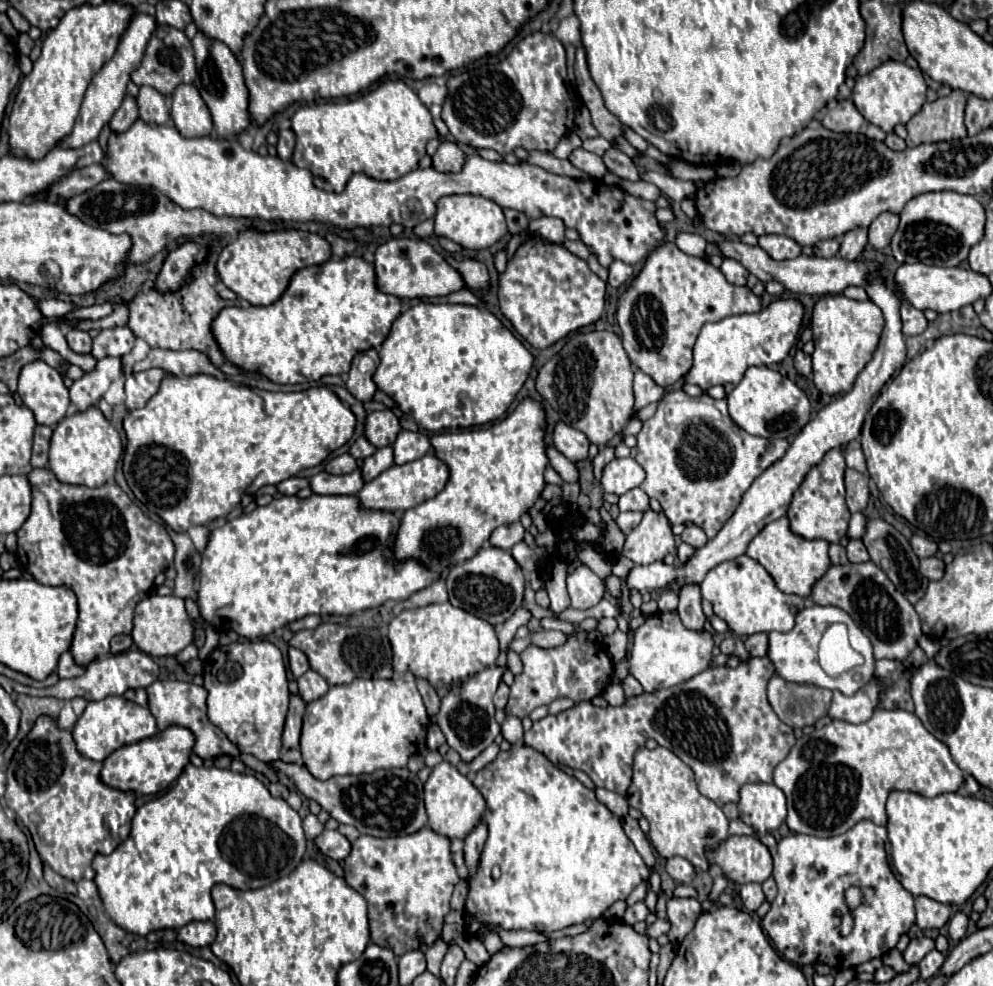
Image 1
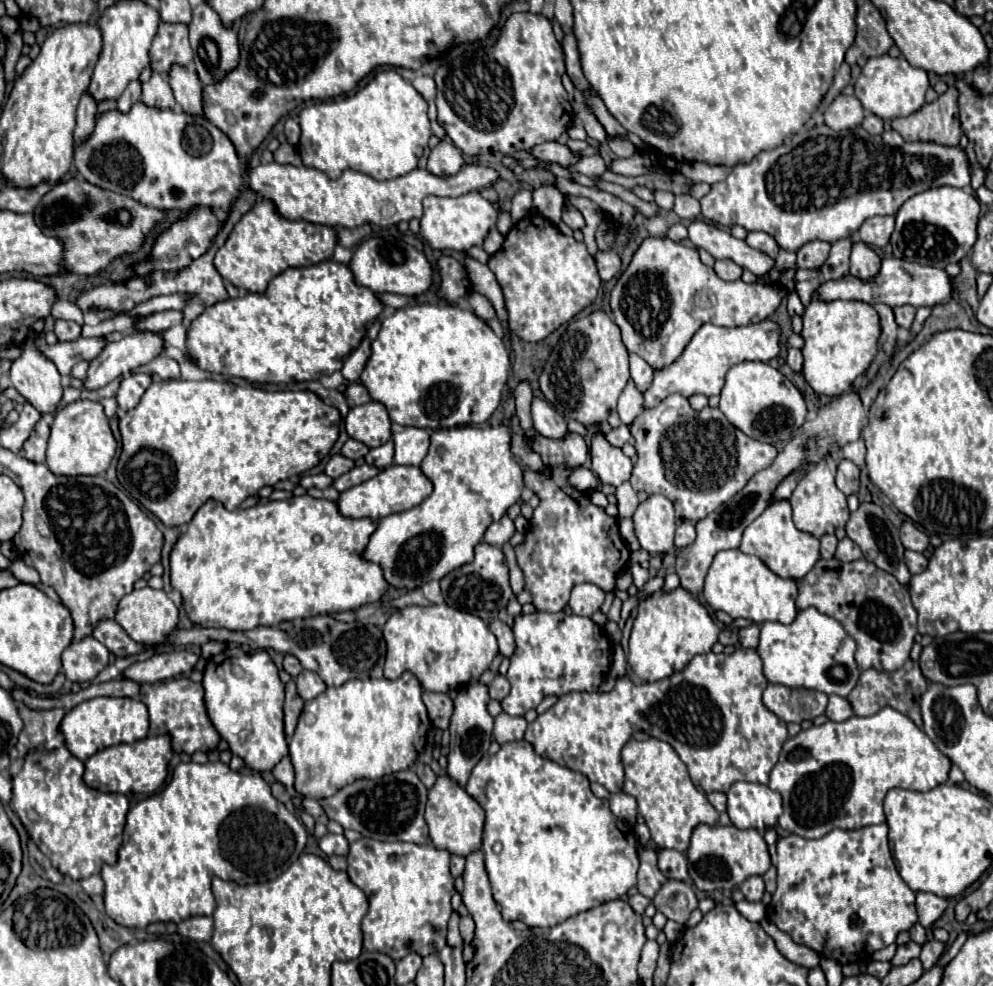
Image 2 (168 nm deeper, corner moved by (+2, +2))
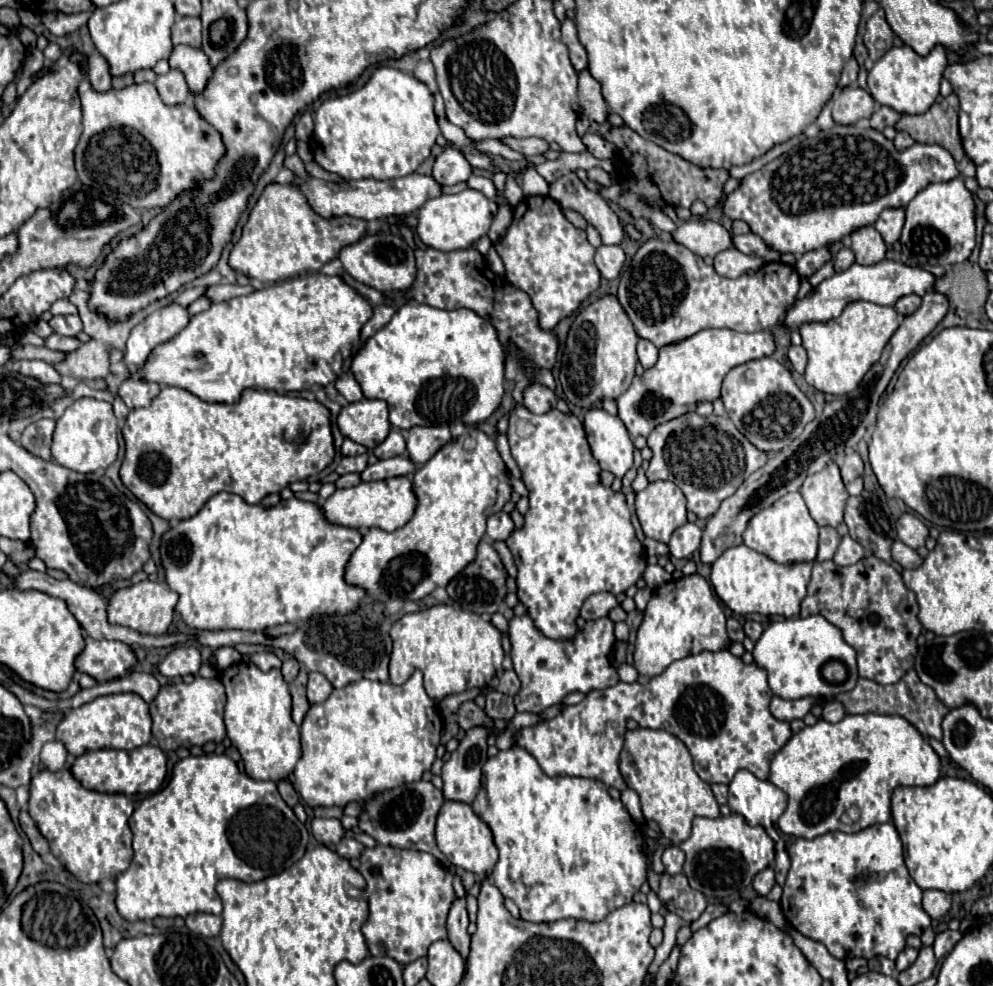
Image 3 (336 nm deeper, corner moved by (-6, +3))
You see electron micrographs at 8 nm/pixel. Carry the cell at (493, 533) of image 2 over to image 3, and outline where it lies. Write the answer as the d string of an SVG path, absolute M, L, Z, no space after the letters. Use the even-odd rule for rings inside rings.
M498 512L494 516L488 518L488 530L486 534L490 536L490 540L508 540L508 536L514 532L514 522L510 518L510 514L506 512Z

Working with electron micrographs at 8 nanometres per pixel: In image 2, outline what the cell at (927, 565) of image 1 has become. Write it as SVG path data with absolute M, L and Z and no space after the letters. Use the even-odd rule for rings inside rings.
M906 551L904 561L906 561L910 573L922 573L928 565L928 559L922 553L916 553L916 551Z

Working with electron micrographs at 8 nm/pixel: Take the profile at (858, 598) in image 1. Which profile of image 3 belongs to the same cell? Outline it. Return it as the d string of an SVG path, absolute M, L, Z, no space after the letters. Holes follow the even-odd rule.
M874 554L852 566L838 566L832 560L814 562L800 616L812 614L824 616L842 630L844 642L858 652L858 672L862 678L894 684L914 666L916 638L922 630L916 596L904 586L900 572Z

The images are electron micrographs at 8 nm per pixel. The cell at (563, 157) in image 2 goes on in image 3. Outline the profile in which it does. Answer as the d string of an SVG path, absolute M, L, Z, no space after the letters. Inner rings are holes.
M520 138L520 140L502 140L502 142L506 142L510 148L514 148L524 156L540 156L546 154L550 148L548 142L540 138Z

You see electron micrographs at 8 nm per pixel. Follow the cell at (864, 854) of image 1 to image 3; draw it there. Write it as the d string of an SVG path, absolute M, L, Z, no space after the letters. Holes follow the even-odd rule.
M892 822L874 824L856 834L828 832L812 840L796 838L788 848L788 854L792 866L780 900L782 912L792 928L806 938L822 942L832 956L840 960L858 956L886 956L896 960L906 946L906 936L920 936L922 930L930 926L930 916L922 908L922 890L912 876L908 876L908 868L904 866L904 848Z

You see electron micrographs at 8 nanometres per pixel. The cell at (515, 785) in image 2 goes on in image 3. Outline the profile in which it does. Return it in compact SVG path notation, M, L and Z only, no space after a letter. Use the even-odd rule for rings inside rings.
M522 746L502 750L484 764L484 786L472 808L490 826L500 852L492 870L494 886L520 908L520 916L528 922L562 918L598 922L614 908L630 904L646 882L646 854L642 852L646 842L622 802L610 798L600 780L544 774L536 758Z

